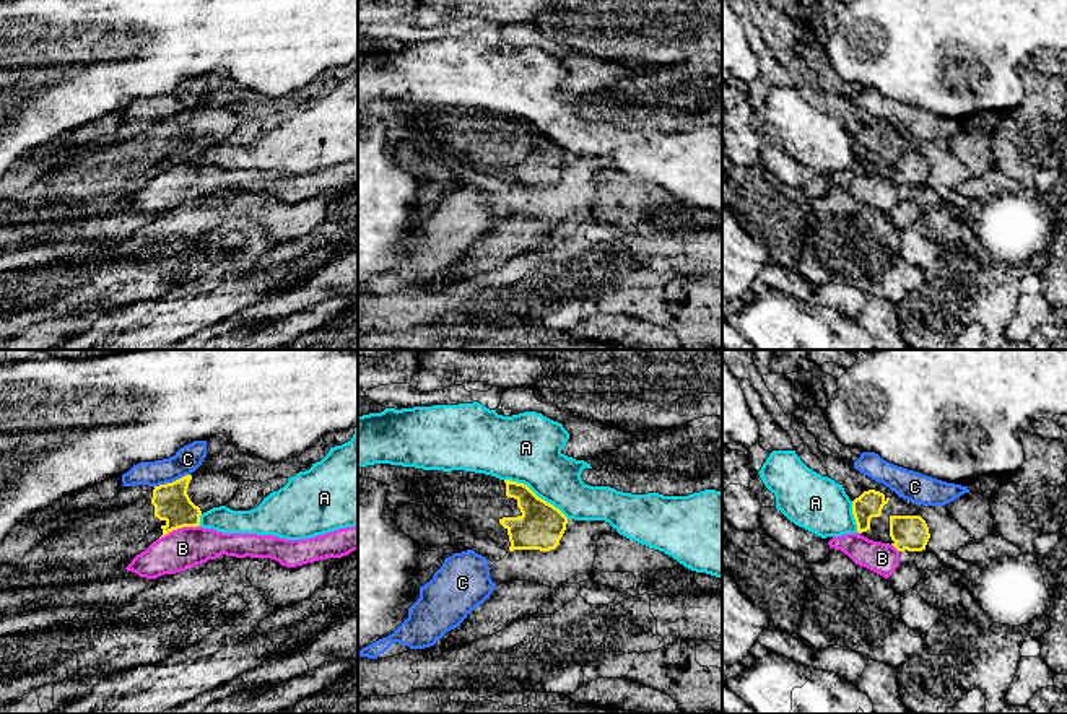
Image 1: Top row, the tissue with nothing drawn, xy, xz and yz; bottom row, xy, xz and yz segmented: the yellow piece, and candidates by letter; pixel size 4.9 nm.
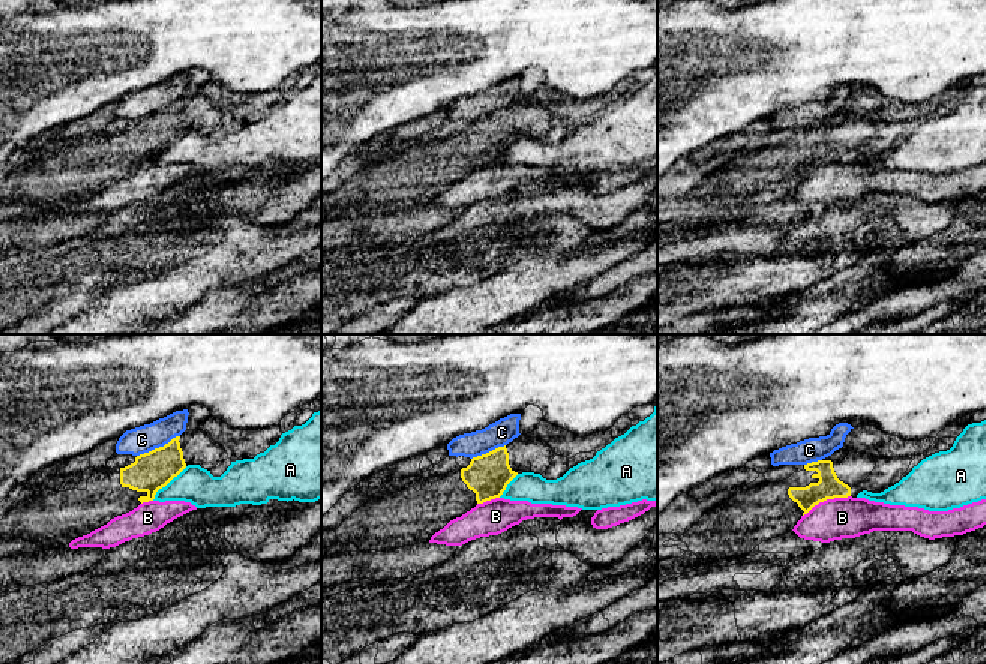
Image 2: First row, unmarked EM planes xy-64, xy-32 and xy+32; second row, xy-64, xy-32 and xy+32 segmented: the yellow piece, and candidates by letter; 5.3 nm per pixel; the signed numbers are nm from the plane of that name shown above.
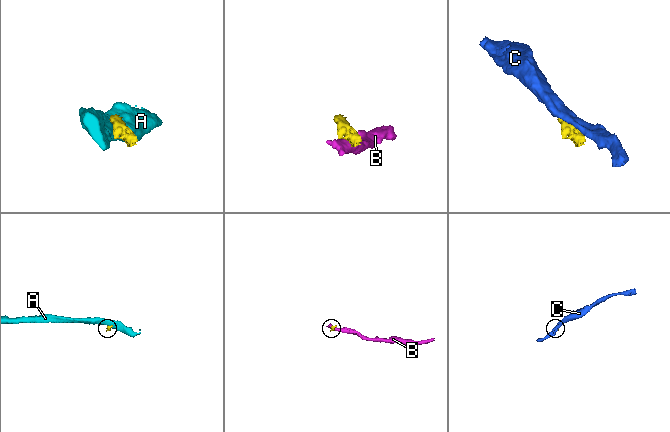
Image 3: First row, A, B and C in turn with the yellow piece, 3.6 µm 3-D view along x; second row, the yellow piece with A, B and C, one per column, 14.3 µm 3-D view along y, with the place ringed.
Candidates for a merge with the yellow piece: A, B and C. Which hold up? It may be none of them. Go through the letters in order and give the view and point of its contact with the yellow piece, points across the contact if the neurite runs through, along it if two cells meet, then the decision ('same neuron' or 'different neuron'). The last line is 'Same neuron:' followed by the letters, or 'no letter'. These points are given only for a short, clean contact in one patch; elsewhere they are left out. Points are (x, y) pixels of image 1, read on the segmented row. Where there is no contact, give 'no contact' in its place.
A: meets yellow in xz at (535, 495); border along xz (505, 478), (526, 483), (568, 518); different neuron
B: meets yellow in xy at (179, 527); border along xy (199, 524), (173, 529), (160, 539); different neuron
C: meets yellow in xy at (173, 482); border along xy (189, 474), (153, 487); different neuron
Same neuron: no letter

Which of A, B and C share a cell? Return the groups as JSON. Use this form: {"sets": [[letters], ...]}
{"sets": [["A"], ["B"], ["C"]]}

